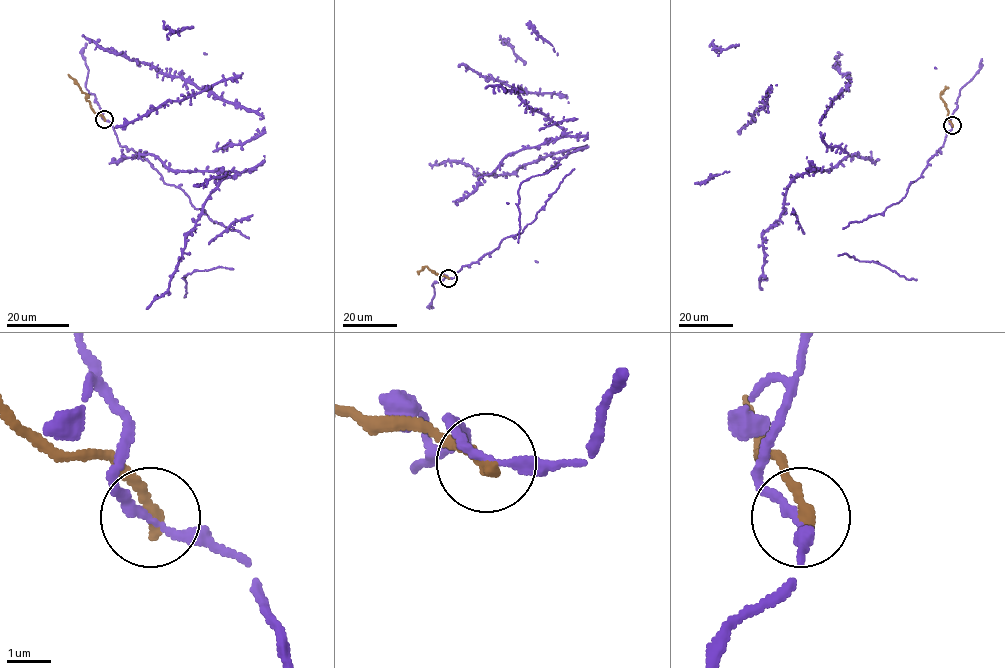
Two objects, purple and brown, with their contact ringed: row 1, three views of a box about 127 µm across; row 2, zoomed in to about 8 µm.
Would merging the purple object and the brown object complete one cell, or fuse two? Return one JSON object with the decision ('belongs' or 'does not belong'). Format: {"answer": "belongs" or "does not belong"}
{"answer": "does not belong"}

